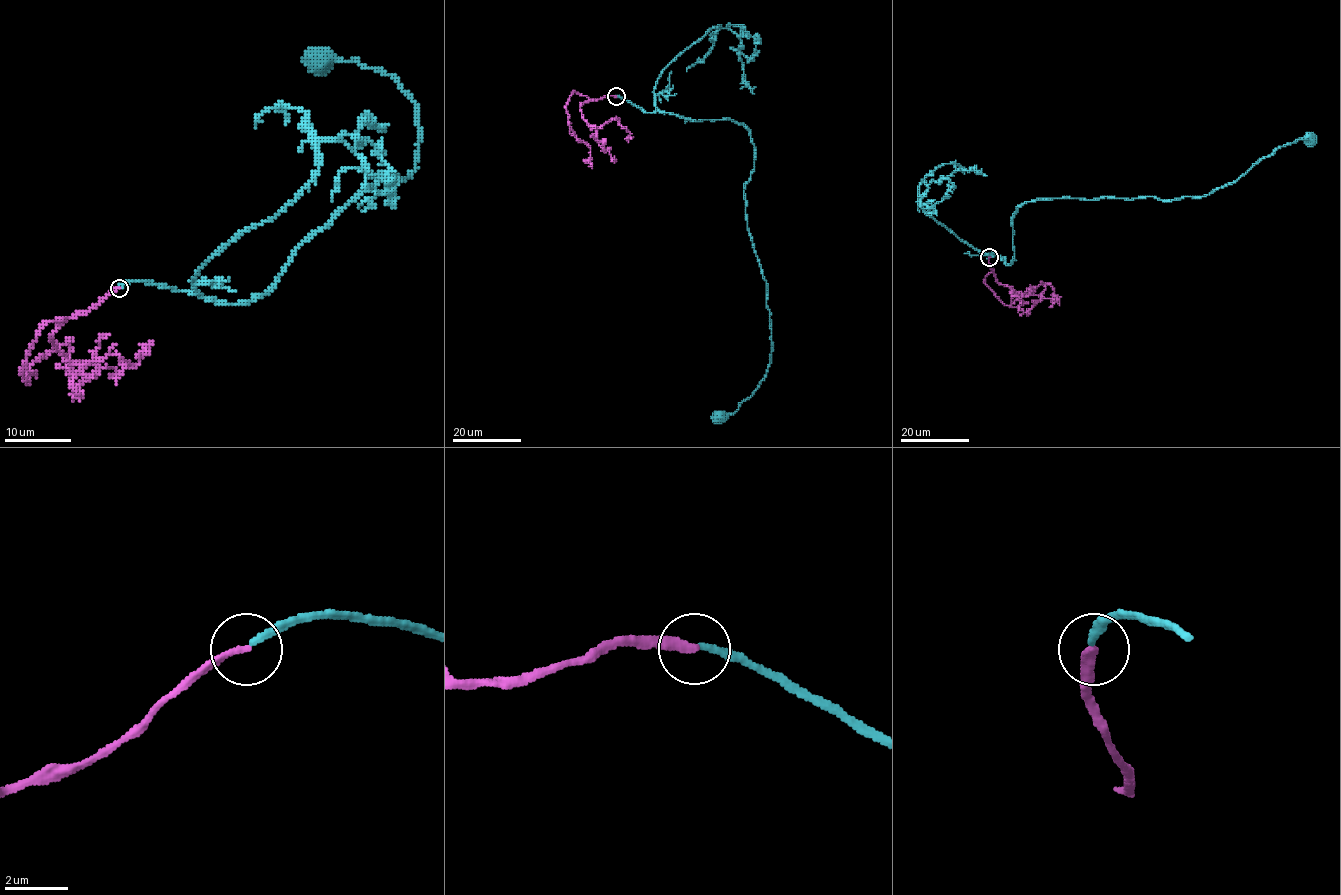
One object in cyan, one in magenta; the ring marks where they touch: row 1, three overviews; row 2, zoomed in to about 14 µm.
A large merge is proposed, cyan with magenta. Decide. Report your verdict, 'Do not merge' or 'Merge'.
Do not merge

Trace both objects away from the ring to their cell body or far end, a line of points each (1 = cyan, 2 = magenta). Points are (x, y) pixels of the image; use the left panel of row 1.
1: (120, 287), (255, 300), (386, 175), (369, 172), (416, 169), (418, 109), (394, 79), (316, 61)
2: (118, 288), (85, 312), (40, 328), (22, 372), (25, 382), (25, 372), (40, 357), (70, 338), (68, 382)

